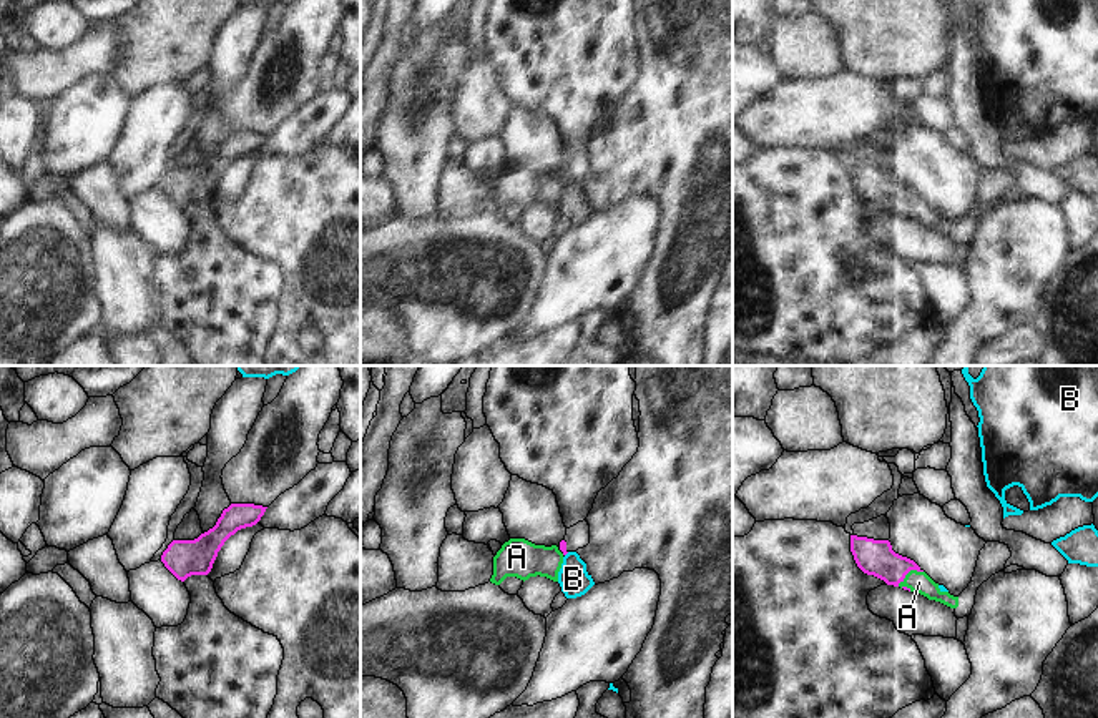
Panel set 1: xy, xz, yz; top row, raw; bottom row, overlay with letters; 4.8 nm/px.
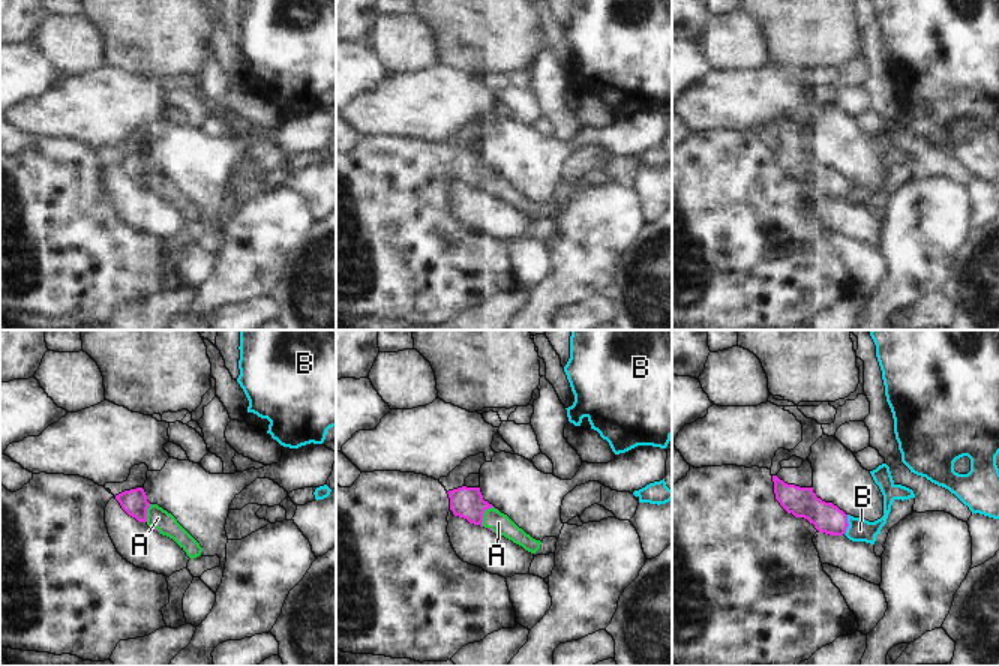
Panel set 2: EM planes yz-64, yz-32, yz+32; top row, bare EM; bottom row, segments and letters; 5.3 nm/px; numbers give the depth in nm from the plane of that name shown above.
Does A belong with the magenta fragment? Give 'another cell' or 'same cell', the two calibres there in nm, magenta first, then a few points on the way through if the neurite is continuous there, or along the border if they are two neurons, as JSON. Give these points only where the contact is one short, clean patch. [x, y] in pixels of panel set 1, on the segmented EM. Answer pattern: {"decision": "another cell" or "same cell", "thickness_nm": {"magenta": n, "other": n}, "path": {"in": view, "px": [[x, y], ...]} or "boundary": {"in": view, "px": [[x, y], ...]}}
{"decision": "same cell", "thickness_nm": {"magenta": 180, "other": 110}, "path": {"in": "yz", "px": [[874, 557], [896, 570], [909, 570], [919, 582]]}}

